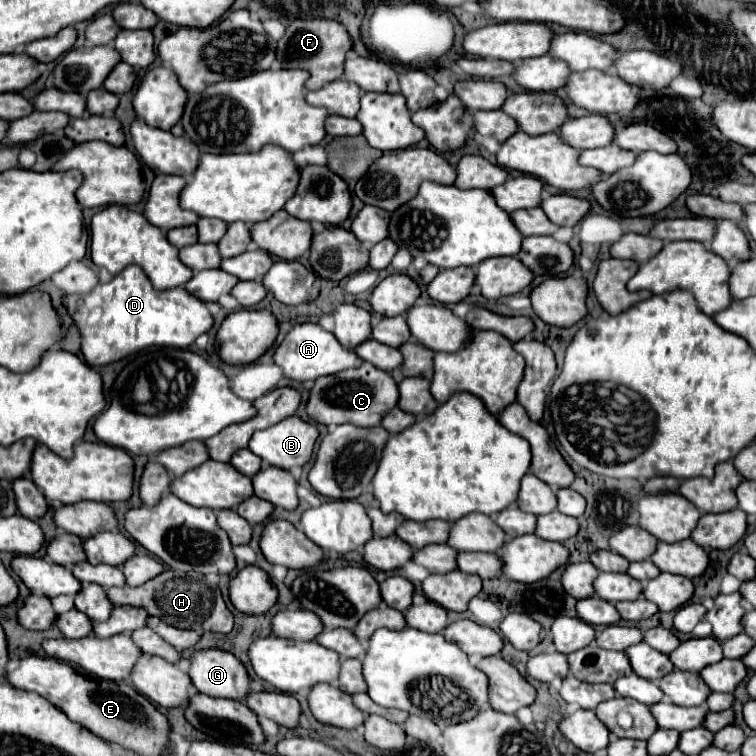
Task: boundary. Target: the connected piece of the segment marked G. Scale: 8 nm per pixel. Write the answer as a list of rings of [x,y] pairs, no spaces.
[[[198,650],[192,656],[190,678],[198,692],[214,698],[242,702],[252,692],[244,664],[224,650]]]

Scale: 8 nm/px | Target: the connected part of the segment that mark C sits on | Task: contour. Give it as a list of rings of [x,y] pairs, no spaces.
[[[362,364],[360,368],[344,370],[334,376],[318,378],[310,390],[310,400],[306,412],[312,420],[320,424],[356,424],[362,428],[372,428],[382,422],[386,410],[398,404],[398,386],[388,372],[374,368],[372,364]]]

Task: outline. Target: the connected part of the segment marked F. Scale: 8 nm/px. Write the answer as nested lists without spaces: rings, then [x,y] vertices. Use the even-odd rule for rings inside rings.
[[[314,18],[314,20],[294,20],[284,38],[278,42],[278,62],[290,68],[300,68],[310,72],[308,90],[320,90],[328,82],[338,80],[344,74],[344,58],[352,48],[352,38],[346,28],[336,20]]]

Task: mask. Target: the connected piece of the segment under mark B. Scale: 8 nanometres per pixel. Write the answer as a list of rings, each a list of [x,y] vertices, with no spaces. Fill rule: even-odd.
[[[290,416],[272,428],[256,432],[248,448],[264,462],[290,470],[294,466],[304,466],[312,458],[318,436],[320,432],[314,424]]]

